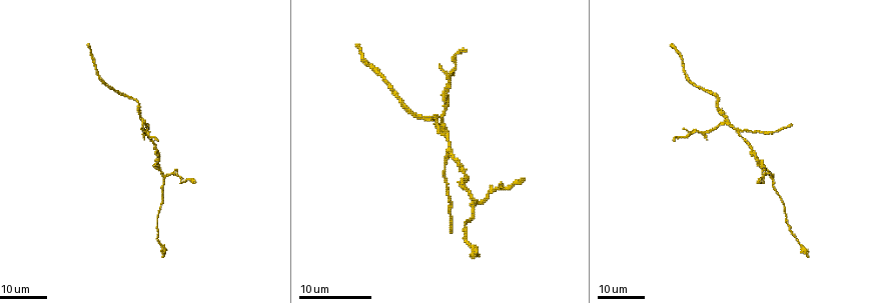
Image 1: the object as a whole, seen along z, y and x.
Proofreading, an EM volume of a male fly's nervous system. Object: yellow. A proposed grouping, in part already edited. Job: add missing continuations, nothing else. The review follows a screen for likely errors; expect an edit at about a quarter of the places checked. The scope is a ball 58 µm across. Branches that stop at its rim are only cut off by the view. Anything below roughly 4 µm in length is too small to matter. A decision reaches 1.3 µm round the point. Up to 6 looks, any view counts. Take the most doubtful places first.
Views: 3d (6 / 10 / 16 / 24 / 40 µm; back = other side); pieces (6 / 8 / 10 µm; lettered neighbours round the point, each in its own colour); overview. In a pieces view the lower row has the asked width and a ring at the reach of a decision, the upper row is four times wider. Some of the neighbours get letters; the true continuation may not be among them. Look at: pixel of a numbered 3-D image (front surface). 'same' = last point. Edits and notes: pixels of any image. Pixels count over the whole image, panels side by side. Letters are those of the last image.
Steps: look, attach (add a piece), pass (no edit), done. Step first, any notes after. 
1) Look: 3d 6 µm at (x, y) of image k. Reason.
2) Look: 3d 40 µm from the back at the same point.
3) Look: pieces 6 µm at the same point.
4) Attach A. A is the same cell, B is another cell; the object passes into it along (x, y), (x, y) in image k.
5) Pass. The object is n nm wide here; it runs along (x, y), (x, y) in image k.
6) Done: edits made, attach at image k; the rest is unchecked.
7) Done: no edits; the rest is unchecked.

Look: 3d 16 µm at (463, 50) of image 1. Free end.

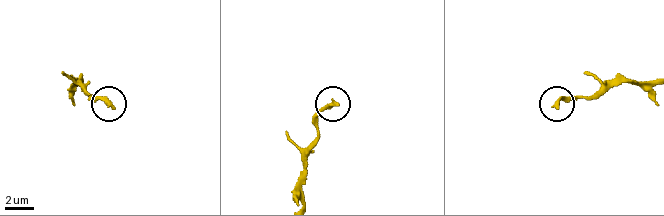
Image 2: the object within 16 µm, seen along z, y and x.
Look: pieces 6 µm at (336, 105) of image 2.

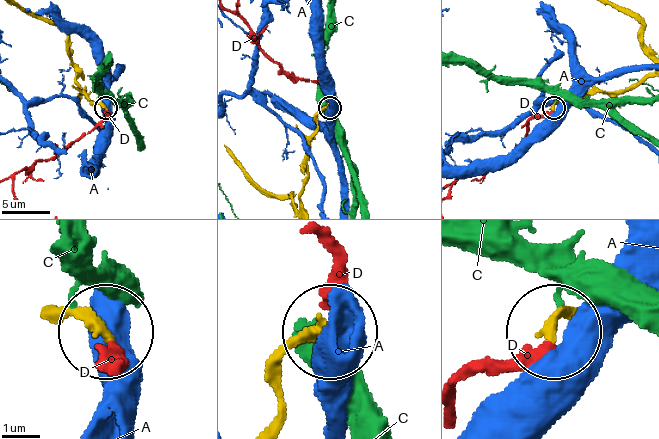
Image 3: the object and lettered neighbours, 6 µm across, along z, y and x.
Attach D. D is the same cell, A and C are other cells; it goes on there.

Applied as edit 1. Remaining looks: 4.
Look: overview.

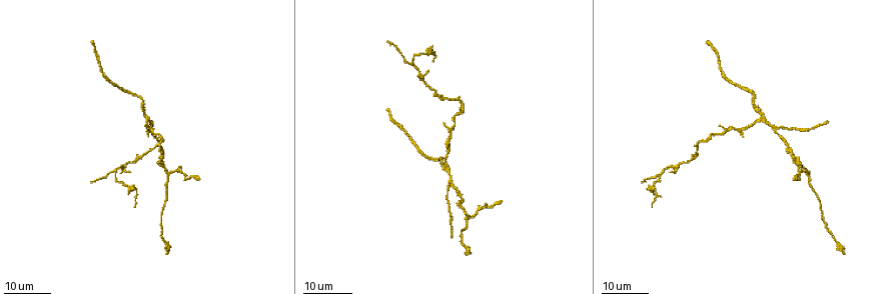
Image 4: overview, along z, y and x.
Look: 3d 16 µm at (452, 236) of image 4. An open end.

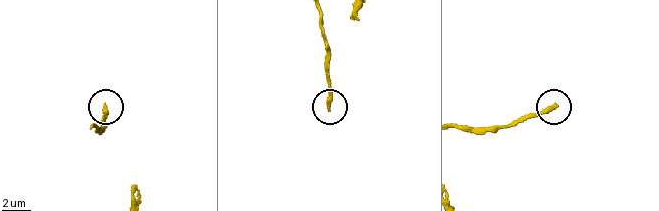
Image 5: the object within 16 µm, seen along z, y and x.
Look: 3d 6 µm at (556, 108) of image 5.

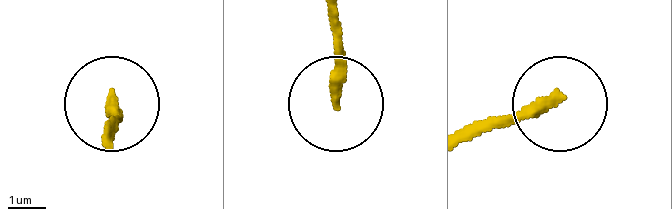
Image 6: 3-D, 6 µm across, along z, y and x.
Look: pieces 10 µm at (556, 100) of image 6.

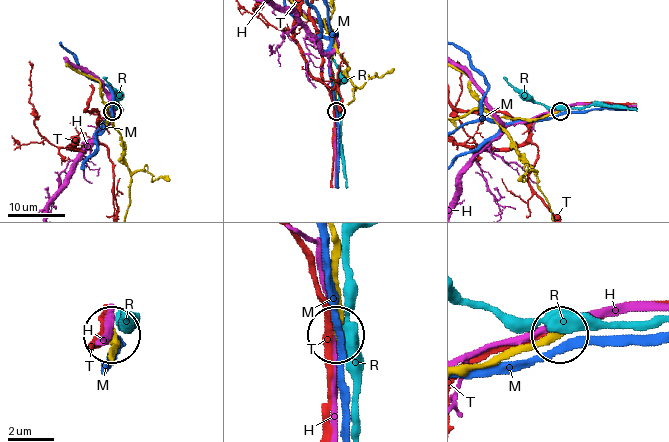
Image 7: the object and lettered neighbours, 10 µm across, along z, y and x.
Pass. H, M, R and T are other cells; it runs along (466, 366), (489, 366), (556, 339) in image 7; no lettered piece goes on from it.

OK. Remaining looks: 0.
Done: edits made, attach at image 3; the rest is unchecked.

